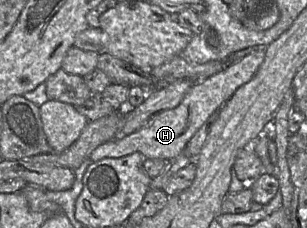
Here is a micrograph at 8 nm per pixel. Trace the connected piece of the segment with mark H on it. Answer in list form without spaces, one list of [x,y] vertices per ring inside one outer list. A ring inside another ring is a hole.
[[[266,50],[254,51],[238,61],[226,62],[227,65],[220,72],[195,82],[178,106],[172,109],[164,110],[159,114],[151,117],[145,125],[137,131],[123,137],[122,139],[108,141],[97,148],[90,154],[91,162],[96,162],[104,158],[121,158],[134,152],[142,154],[146,159],[162,159],[168,161],[181,154],[192,136],[207,121],[207,119],[235,93],[242,85],[249,82],[260,65],[264,61]]]

